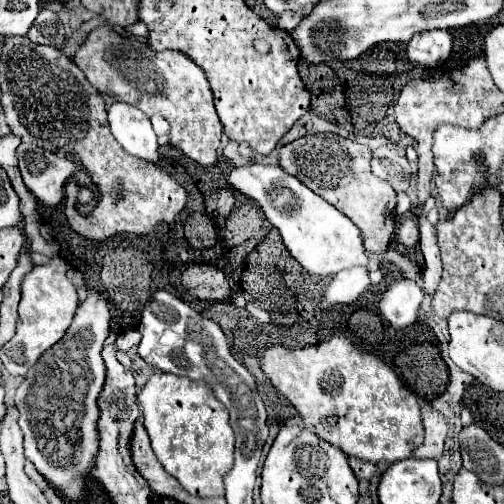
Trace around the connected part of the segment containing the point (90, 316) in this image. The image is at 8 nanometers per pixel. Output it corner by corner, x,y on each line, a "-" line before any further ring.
94,290
80,304
76,316
56,346
28,370
20,384
14,404
20,410
20,428
24,434
26,458
36,470
58,488
68,500
80,502
86,498
86,476
96,464
98,454
98,394
104,384
106,368
100,356
102,344
108,338
110,312
106,298

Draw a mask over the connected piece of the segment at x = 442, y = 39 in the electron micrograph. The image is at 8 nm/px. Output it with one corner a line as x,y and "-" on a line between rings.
426,30
416,34
408,42
406,56
412,64
424,68
438,68
448,60
452,48
454,48
454,38
448,30

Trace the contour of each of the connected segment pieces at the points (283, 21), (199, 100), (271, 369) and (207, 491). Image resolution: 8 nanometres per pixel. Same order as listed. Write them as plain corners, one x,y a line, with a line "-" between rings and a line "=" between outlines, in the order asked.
284,12
284,14
278,16
278,28
284,28
286,32
290,32
300,24
302,18
304,18
304,14
288,14
288,12
=
110,26
96,28
76,54
76,66
88,82
108,96
140,108
146,116
160,114
170,124
170,144
202,166
216,162
216,148
224,134
214,110
214,98
204,72
178,50
154,52
146,42
120,36
=
272,322
266,324
266,330
268,334
260,342
256,342
256,348
262,348
258,352
260,368
266,372
268,380
278,390
278,394
288,398
290,404
300,412
300,416
304,418
304,426
308,430
316,432
322,440
340,448
346,456
356,456
372,464
392,464
396,460
410,458
414,448
422,444
424,428
420,418
420,404
416,396
398,378
392,366
384,364
374,354
360,352
358,348
354,348
354,344
350,344
346,336
332,336
328,342
318,342
300,348
292,334
282,336
280,328
274,328
=
156,372
138,392
138,402
152,450
164,470
192,496
224,496
224,474
234,462
234,430
228,422
228,410
216,400
210,386
204,380

